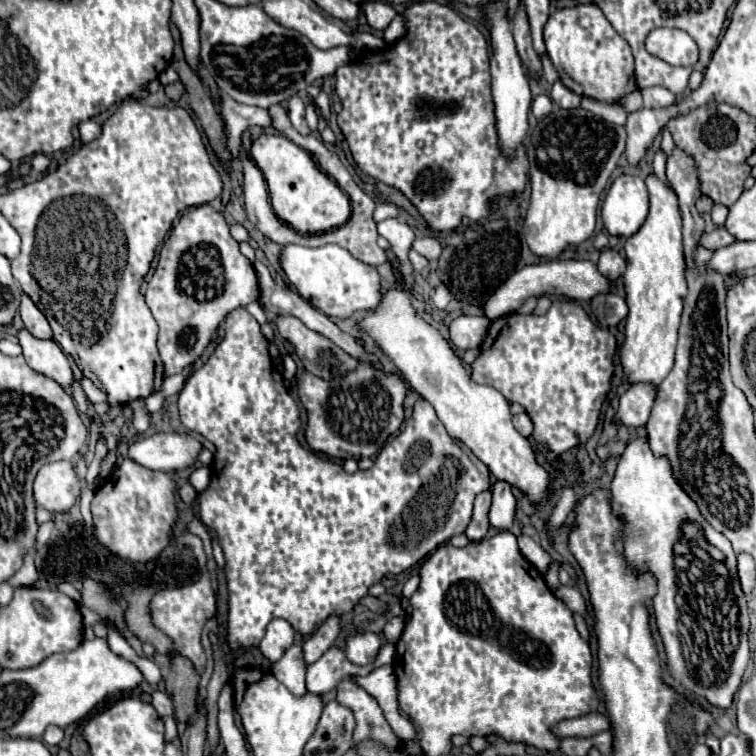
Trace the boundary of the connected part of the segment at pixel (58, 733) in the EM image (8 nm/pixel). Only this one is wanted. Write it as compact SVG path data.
M48 726L46 732L44 732L44 742L54 746L54 744L60 744L60 740L64 738L64 732L60 726Z

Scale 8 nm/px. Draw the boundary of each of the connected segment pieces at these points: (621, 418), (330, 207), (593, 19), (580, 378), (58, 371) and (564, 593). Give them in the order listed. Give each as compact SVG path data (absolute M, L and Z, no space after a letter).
M634 384L620 396L620 406L616 410L614 422L626 428L640 428L648 422L656 388L648 384Z
M260 134L250 148L250 158L268 182L270 202L276 216L300 234L320 234L342 226L350 218L350 200L310 158L306 150L282 134Z
M596 4L562 8L550 14L544 26L544 42L554 68L560 74L564 86L572 92L594 98L606 104L618 104L626 94L634 92L634 56L628 42L612 30Z
M554 302L552 308L544 316L536 314L508 314L498 320L492 320L486 338L480 344L480 354L472 364L470 378L478 384L494 386L504 394L508 402L518 402L528 410L528 416L534 424L534 442L540 452L546 444L550 448L550 456L560 456L562 452L586 444L592 436L602 402L610 392L610 378L614 374L612 356L616 352L616 338L596 326L584 308L576 302Z
M20 330L18 340L24 350L24 358L32 370L58 382L62 388L72 386L74 372L72 372L70 360L56 342L32 338L32 334L28 334L28 330Z
M560 586L560 590L554 592L554 594L556 594L572 612L578 612L580 616L586 616L586 612L588 612L586 602L584 602L582 594L580 594L576 588L572 588L572 586Z

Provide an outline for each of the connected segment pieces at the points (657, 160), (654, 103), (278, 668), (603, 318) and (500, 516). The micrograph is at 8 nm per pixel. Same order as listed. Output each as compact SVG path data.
M662 150L656 152L654 156L654 174L666 184L666 174L664 174L664 168L666 168L666 154Z
M652 86L652 88L644 88L642 90L642 96L644 96L644 106L648 108L664 108L668 104L674 102L674 94L662 86Z
M292 644L286 654L274 664L272 674L286 684L286 688L296 694L302 696L306 692L306 684L304 684L304 676L306 676L306 662L304 662L304 650L302 644Z
M616 292L598 294L592 298L592 314L596 316L602 328L612 328L626 318L628 306L626 306L626 300Z
M496 482L492 486L492 508L488 514L490 526L500 532L510 530L514 522L514 510L516 510L516 500L512 488L506 482Z

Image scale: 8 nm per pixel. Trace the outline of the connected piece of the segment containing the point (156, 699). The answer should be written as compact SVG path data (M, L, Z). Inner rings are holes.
M154 690L154 692L152 692L152 702L150 702L150 704L154 706L154 710L156 710L160 716L172 716L172 714L174 714L172 700L170 700L170 696L168 696L166 692L162 692L162 690Z

